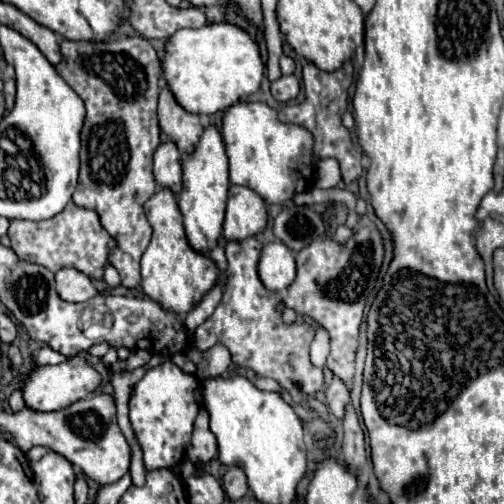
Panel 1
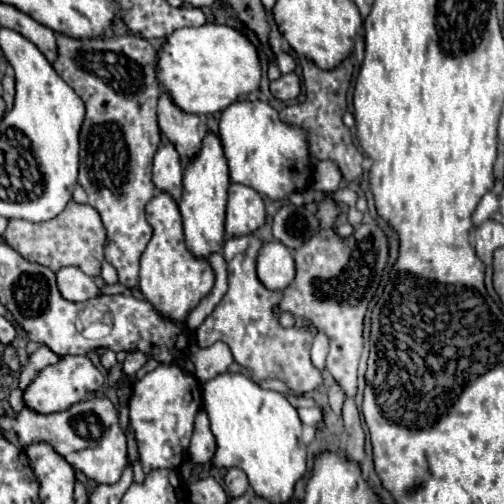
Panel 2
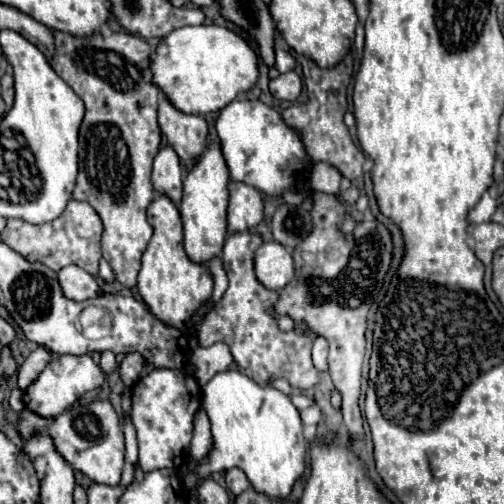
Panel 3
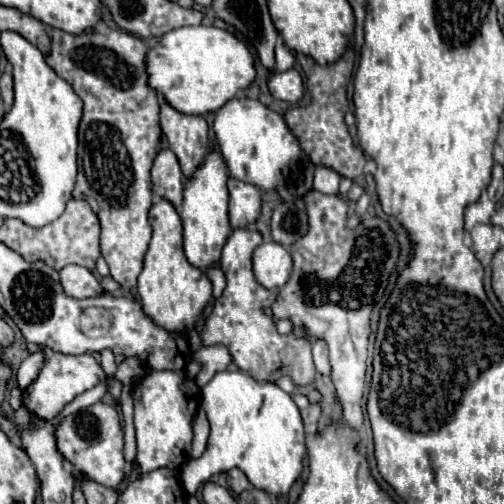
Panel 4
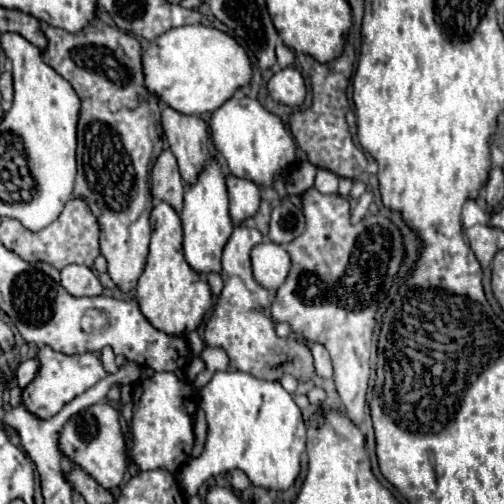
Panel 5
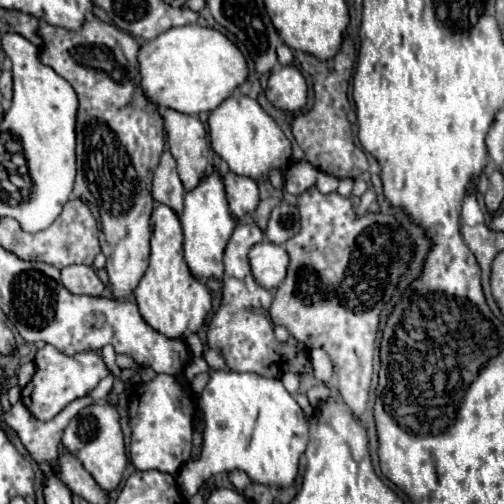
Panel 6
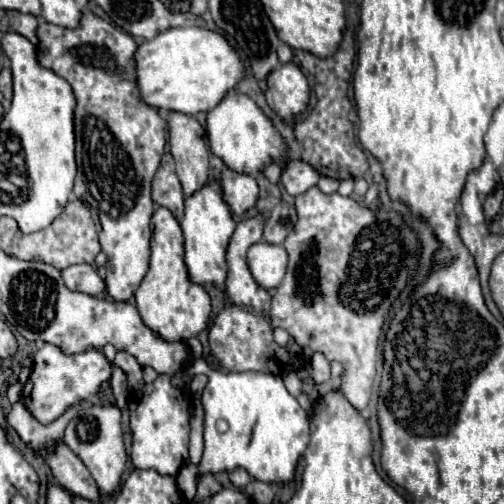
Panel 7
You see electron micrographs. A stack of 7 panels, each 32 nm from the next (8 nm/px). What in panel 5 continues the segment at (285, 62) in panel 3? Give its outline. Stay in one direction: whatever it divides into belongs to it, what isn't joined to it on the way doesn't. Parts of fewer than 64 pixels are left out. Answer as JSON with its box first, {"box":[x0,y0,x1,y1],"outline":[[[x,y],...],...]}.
{"box":[276,44,294,68],"outline":[[[284,44],[276,46],[276,58],[278,58],[278,66],[280,68],[288,68],[288,66],[294,64],[294,54]]]}

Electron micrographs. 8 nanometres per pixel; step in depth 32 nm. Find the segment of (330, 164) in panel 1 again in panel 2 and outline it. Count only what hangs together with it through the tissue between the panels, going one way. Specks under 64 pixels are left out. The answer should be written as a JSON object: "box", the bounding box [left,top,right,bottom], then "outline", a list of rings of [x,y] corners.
{"box":[314,160,342,192],"outline":[[[332,160],[314,162],[314,188],[322,192],[334,192],[339,189],[342,174]]]}

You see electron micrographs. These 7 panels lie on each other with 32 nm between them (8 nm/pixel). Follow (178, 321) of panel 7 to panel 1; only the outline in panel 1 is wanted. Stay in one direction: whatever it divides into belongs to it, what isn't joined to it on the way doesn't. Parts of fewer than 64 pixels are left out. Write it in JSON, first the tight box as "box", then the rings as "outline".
{"box":[142,188,218,316],"outline":[[[160,188],[144,204],[144,210],[146,210],[150,226],[154,228],[154,236],[152,236],[148,250],[142,256],[142,288],[164,310],[172,310],[172,312],[184,316],[216,284],[218,266],[208,254],[196,252],[188,244],[186,234],[184,234],[184,226],[182,226],[182,214],[178,210],[176,196],[170,188]]]}

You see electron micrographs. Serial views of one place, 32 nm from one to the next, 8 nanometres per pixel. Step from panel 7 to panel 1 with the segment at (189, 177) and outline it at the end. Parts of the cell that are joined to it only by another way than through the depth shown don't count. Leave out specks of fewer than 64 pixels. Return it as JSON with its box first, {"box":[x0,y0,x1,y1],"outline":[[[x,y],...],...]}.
{"box":[158,86,202,154],"outline":[[[168,86],[160,88],[160,102],[158,102],[158,120],[162,132],[176,142],[182,154],[192,152],[194,144],[202,134],[200,116],[184,110],[172,90]]]}

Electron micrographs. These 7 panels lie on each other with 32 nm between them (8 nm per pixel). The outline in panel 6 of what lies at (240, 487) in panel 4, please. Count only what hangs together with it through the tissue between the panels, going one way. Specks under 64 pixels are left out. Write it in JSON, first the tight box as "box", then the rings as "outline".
{"box":[228,470,250,492],"outline":[[[232,470],[232,472],[228,474],[228,478],[230,478],[230,482],[234,484],[234,488],[236,488],[236,490],[240,490],[240,492],[250,484],[248,474],[246,474],[246,472],[242,472],[242,470]]]}

